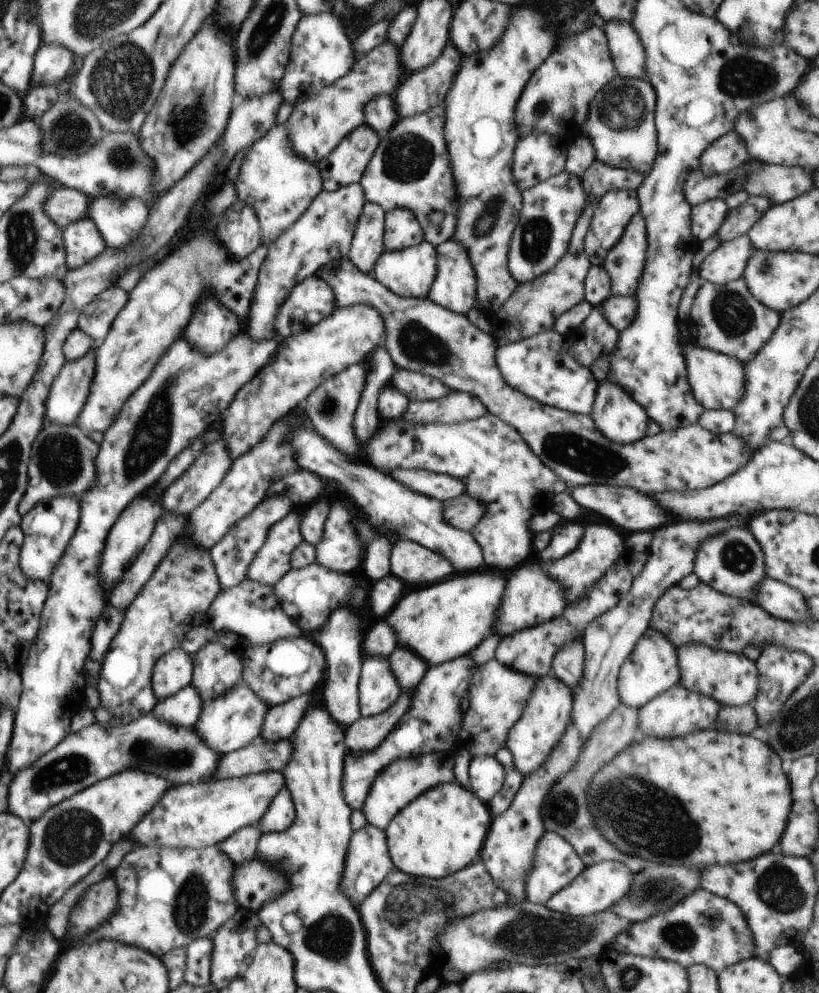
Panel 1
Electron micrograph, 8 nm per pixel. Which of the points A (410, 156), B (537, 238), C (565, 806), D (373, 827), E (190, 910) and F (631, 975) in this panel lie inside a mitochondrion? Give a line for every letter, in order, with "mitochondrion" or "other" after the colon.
A: mitochondrion
B: mitochondrion
C: mitochondrion
D: other
E: mitochondrion
F: mitochondrion

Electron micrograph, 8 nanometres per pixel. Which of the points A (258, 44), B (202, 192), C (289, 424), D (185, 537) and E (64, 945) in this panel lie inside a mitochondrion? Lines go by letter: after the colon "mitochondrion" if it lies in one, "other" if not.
A: mitochondrion
B: other
C: mitochondrion
D: other
E: other

